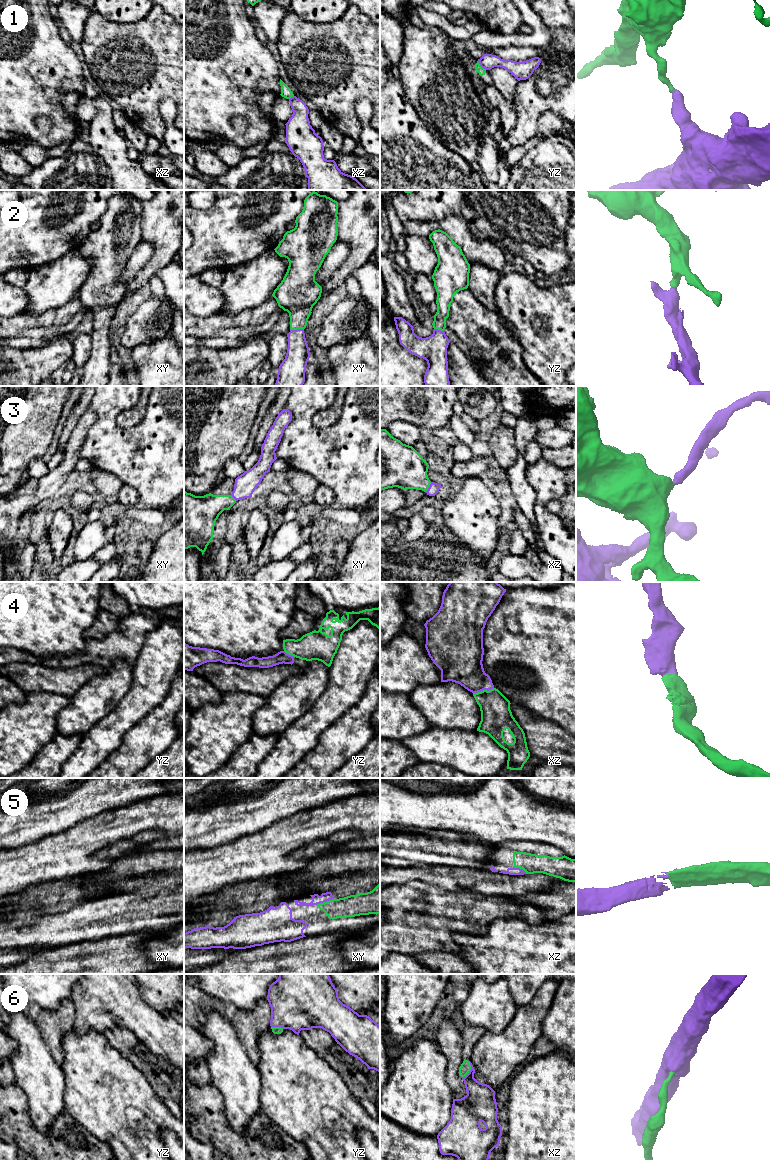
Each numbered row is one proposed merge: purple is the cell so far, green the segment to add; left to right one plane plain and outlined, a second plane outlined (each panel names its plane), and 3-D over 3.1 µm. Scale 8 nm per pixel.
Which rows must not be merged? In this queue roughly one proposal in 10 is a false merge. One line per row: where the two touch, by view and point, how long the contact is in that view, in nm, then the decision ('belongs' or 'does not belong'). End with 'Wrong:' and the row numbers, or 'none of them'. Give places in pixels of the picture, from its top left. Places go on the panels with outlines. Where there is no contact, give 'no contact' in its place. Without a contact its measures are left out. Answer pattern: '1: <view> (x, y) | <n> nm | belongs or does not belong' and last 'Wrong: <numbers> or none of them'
1: yz (481, 66) | 100 nm | does not belong
2: xy (297, 329) | 110 nm | belongs
3: xz (429, 487) | 90 nm | belongs
4: xz (483, 689) | 180 nm | belongs
5: xy (324, 901) | 160 nm | belongs
6: xz (470, 1070) | 140 nm | belongs
Wrong: 1

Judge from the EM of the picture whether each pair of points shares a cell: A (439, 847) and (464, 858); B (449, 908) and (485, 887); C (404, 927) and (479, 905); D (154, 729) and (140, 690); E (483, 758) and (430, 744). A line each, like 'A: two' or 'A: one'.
A: one
B: two
C: one
D: two
E: one

